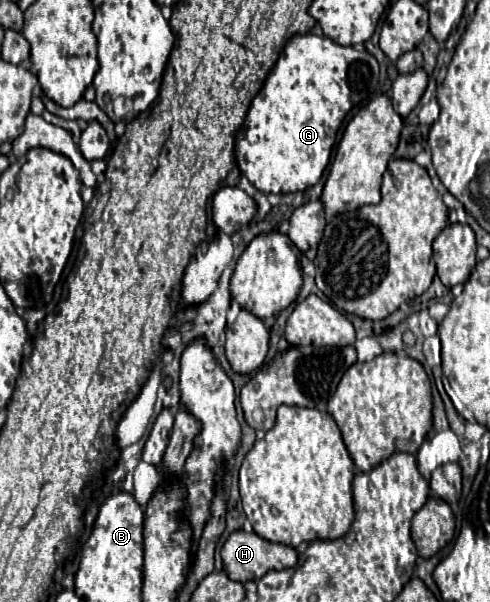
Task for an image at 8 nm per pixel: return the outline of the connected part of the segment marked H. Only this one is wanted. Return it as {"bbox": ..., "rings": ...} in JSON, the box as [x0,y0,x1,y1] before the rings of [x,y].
{"bbox":[222,530,298,582],"rings":[[[236,530],[230,534],[230,538],[222,546],[222,560],[228,576],[236,582],[248,582],[248,580],[260,580],[268,570],[284,570],[290,566],[296,566],[298,562],[298,552],[290,546],[284,544],[274,544],[268,542],[254,532],[244,532]]]}

